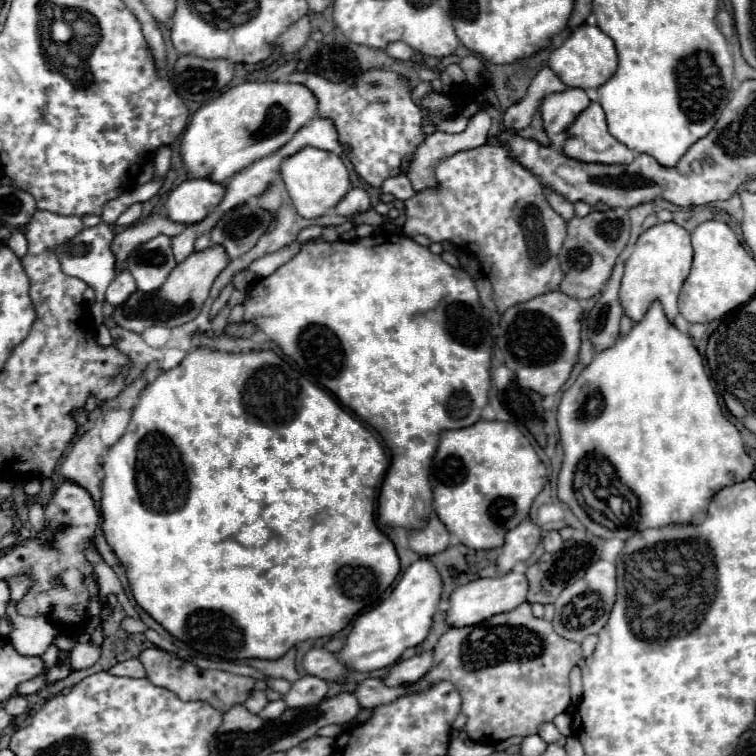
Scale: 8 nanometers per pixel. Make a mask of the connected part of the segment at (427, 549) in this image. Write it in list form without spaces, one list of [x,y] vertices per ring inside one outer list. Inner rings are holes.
[[[431,516],[423,530],[415,530],[415,534],[409,534],[411,550],[423,558],[443,552],[445,548],[449,548],[449,542],[451,542],[451,534],[443,526],[443,522],[439,522],[437,516]]]

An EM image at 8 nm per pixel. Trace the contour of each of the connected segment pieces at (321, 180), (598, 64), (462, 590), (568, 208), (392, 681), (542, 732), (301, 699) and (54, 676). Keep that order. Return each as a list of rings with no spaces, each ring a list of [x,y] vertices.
[[[303,148],[299,150],[299,154],[285,158],[281,166],[281,178],[287,186],[295,210],[307,220],[325,216],[329,210],[333,210],[339,204],[339,200],[349,190],[349,172],[343,160],[333,152],[315,150],[315,148]]]
[[[581,24],[573,30],[573,34],[559,46],[557,50],[551,52],[549,56],[549,68],[561,78],[561,82],[569,88],[599,88],[603,82],[607,82],[613,72],[617,70],[617,52],[615,44],[607,34],[603,34],[597,26],[587,26]]]
[[[509,572],[503,576],[495,578],[479,578],[469,584],[457,586],[451,596],[449,596],[449,608],[445,612],[445,622],[453,628],[463,628],[463,626],[475,626],[495,614],[509,612],[515,606],[523,604],[527,596],[527,580],[523,572]]]
[[[545,188],[545,198],[547,202],[551,204],[551,208],[563,218],[563,220],[571,220],[575,216],[575,210],[573,210],[573,204],[567,202],[567,198],[563,198],[561,194],[555,194],[553,190]]]
[[[433,650],[415,654],[413,658],[391,666],[389,672],[387,672],[385,684],[387,686],[399,686],[399,684],[405,684],[405,682],[417,682],[429,672],[431,666],[433,666]]]
[[[551,722],[541,724],[541,726],[539,726],[539,730],[537,730],[537,734],[539,734],[547,744],[551,744],[551,742],[557,742],[557,740],[559,740],[559,730],[557,730],[557,728],[555,728],[555,724],[551,724]]]
[[[303,676],[299,678],[287,696],[283,698],[289,708],[301,708],[301,706],[315,706],[319,704],[327,694],[327,682],[315,676]]]
[[[65,662],[63,666],[53,666],[51,670],[47,670],[47,682],[57,682],[57,680],[65,678],[69,672],[71,672],[69,662]]]

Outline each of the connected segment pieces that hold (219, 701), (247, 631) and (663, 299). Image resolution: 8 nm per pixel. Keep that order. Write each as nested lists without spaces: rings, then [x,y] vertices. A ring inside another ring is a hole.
[[[155,646],[143,650],[139,654],[139,660],[143,662],[143,666],[147,670],[147,678],[155,686],[171,690],[181,700],[203,700],[203,702],[209,702],[211,706],[215,706],[221,712],[227,712],[235,704],[243,704],[247,694],[255,686],[255,678],[251,678],[251,676],[237,676],[237,674],[223,672],[223,670],[201,670],[195,664],[185,662],[185,660],[177,658],[175,654],[169,654],[165,650],[161,650],[161,648],[155,648]]]
[[[197,348],[189,352],[179,366],[161,372],[153,382],[145,386],[138,402],[133,402],[133,398],[127,396],[121,398],[125,390],[126,387],[117,397],[104,401],[100,406],[102,415],[107,408],[125,408],[131,412],[125,434],[113,446],[107,446],[101,440],[101,428],[97,422],[97,428],[87,430],[65,454],[59,466],[59,478],[61,482],[73,482],[83,486],[97,504],[101,500],[103,534],[111,549],[113,548],[115,556],[121,560],[125,571],[127,570],[133,596],[143,610],[138,606],[135,608],[149,628],[173,641],[171,635],[167,633],[171,632],[175,636],[174,644],[177,647],[185,648],[187,644],[201,656],[211,656],[211,658],[219,656],[227,660],[239,660],[239,658],[277,660],[297,642],[303,642],[307,638],[325,638],[337,634],[353,620],[357,612],[371,608],[375,606],[375,602],[381,600],[383,592],[391,586],[391,582],[399,574],[399,558],[395,546],[377,530],[373,518],[377,488],[387,472],[389,462],[377,438],[351,412],[347,412],[333,394],[309,382],[301,372],[291,368],[291,364],[285,362],[273,350],[233,354],[207,348]]]
[[[665,222],[665,224],[655,224],[653,228],[645,230],[635,242],[633,254],[625,262],[625,274],[619,288],[623,314],[631,318],[633,322],[641,322],[647,308],[653,304],[653,300],[657,300],[661,302],[667,320],[673,324],[675,316],[679,314],[677,296],[691,270],[691,258],[693,258],[691,236],[679,224]]]

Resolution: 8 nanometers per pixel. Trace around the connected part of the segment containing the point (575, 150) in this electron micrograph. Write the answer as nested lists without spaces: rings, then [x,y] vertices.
[[[591,102],[569,130],[567,150],[569,158],[599,164],[627,164],[637,156],[625,144],[607,132],[605,112],[597,102]]]

